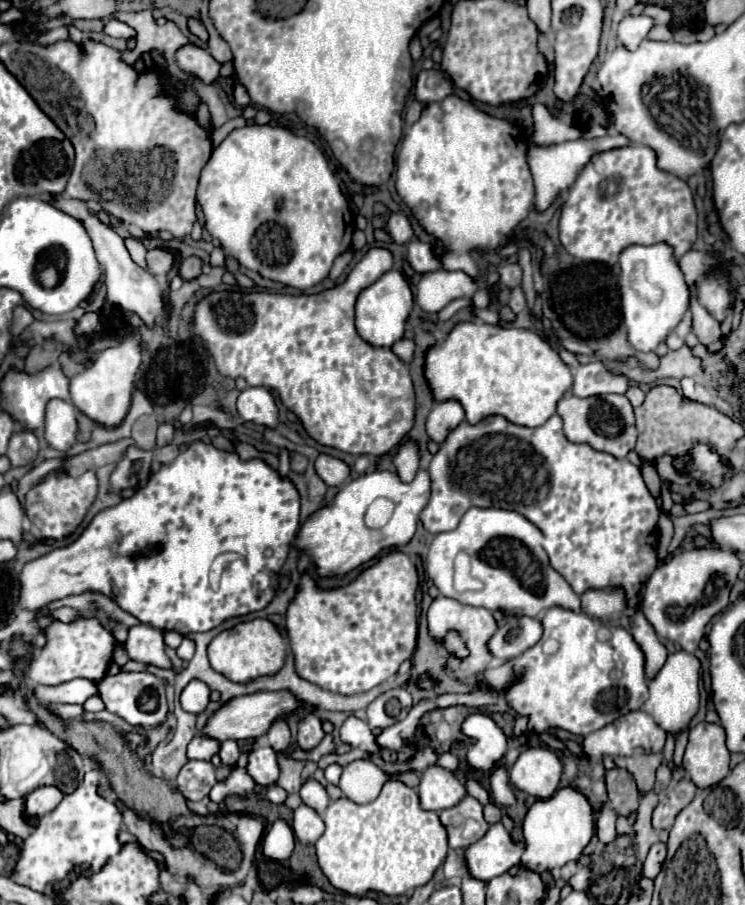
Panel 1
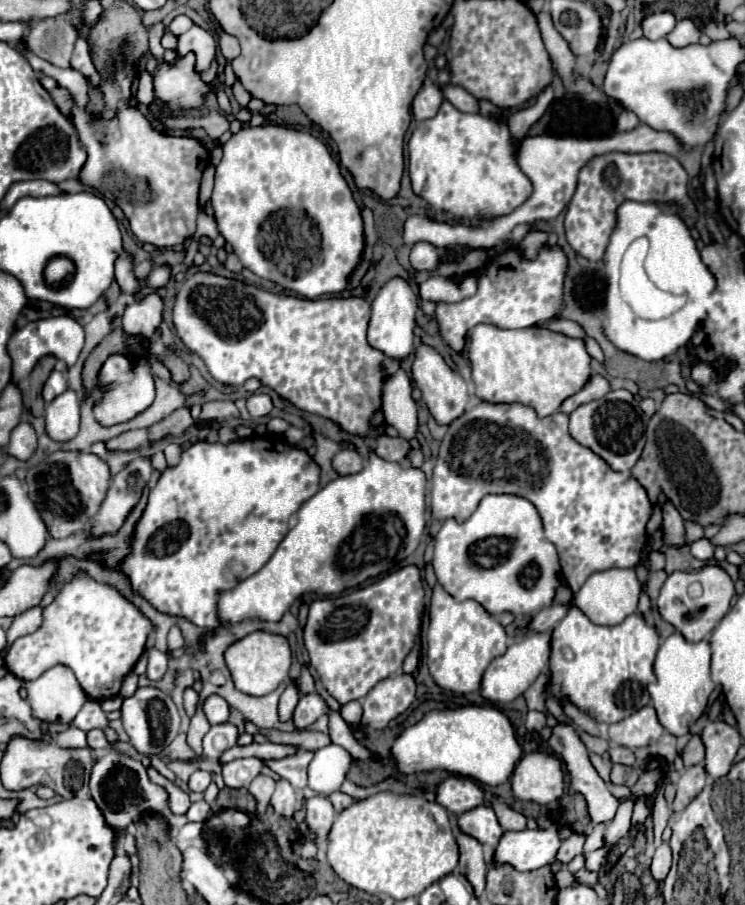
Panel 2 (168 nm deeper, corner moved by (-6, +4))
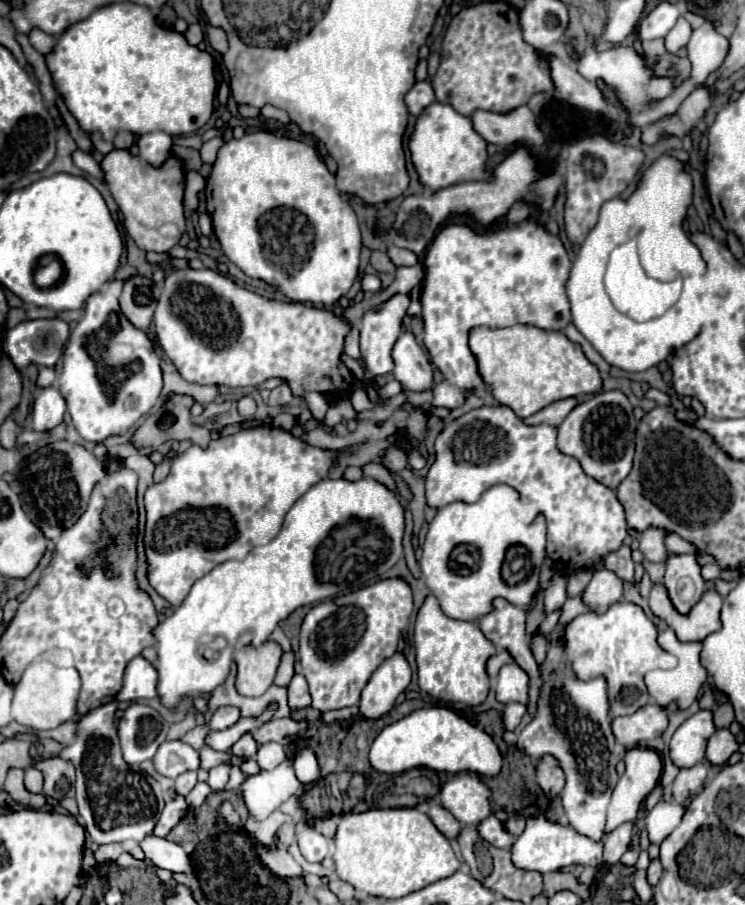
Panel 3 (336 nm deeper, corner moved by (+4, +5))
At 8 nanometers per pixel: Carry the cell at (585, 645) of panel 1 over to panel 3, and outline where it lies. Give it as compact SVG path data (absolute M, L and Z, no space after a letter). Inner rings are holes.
M619 601L601 615L593 611L577 615L565 625L561 641L567 653L567 665L577 679L587 681L589 677L605 677L611 717L631 715L649 703L649 695L643 683L643 675L647 671L659 667L673 669L677 665L677 659L673 659L673 655L665 653L657 645L655 625L647 619L639 605L629 601Z

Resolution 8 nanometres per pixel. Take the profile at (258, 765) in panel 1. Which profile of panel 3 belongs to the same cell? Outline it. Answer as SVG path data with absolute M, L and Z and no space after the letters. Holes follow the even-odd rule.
M217 765L209 771L209 779L207 779L207 785L211 781L211 789L213 791L221 791L225 787L225 783L229 781L229 773L231 773L231 767L229 765Z

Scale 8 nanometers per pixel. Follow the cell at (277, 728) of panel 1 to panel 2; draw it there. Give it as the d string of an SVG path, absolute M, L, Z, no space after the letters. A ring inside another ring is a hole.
M289 682L285 692L281 694L281 700L279 700L279 716L281 716L281 720L291 720L293 710L297 706L297 700L299 700L299 688L297 688L295 682Z

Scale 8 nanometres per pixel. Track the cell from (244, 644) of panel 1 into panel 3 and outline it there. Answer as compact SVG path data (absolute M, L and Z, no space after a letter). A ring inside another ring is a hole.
M265 641L259 647L245 645L235 651L237 677L235 687L241 695L259 697L263 695L275 679L275 671L281 661L281 647L275 641Z

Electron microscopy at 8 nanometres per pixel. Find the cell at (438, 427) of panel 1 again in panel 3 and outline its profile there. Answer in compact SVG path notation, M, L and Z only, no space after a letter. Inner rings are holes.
M403 333L397 339L393 347L393 361L395 361L393 375L405 389L415 393L435 389L433 365L425 349L417 345L413 333Z

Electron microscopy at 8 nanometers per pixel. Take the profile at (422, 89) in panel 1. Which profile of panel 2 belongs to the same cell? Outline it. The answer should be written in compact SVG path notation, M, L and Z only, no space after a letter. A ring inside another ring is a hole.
M447 84L447 86L443 86L443 94L445 94L445 98L447 98L455 108L459 108L461 112L479 114L479 102L477 102L469 92L465 92L463 88Z

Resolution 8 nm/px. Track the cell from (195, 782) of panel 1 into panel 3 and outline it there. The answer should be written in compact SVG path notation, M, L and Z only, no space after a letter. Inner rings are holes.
M185 771L175 779L175 789L179 795L187 795L197 785L197 771Z

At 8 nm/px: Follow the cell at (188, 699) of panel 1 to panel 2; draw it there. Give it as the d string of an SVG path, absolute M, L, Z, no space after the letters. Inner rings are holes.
M209 696L203 704L203 712L211 724L223 724L229 720L229 704L221 696Z

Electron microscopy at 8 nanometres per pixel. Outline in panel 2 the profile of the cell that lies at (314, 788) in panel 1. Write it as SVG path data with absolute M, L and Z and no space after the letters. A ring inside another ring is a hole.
M315 796L305 802L305 822L313 830L317 846L323 846L327 842L333 820L335 820L335 810L325 796Z

